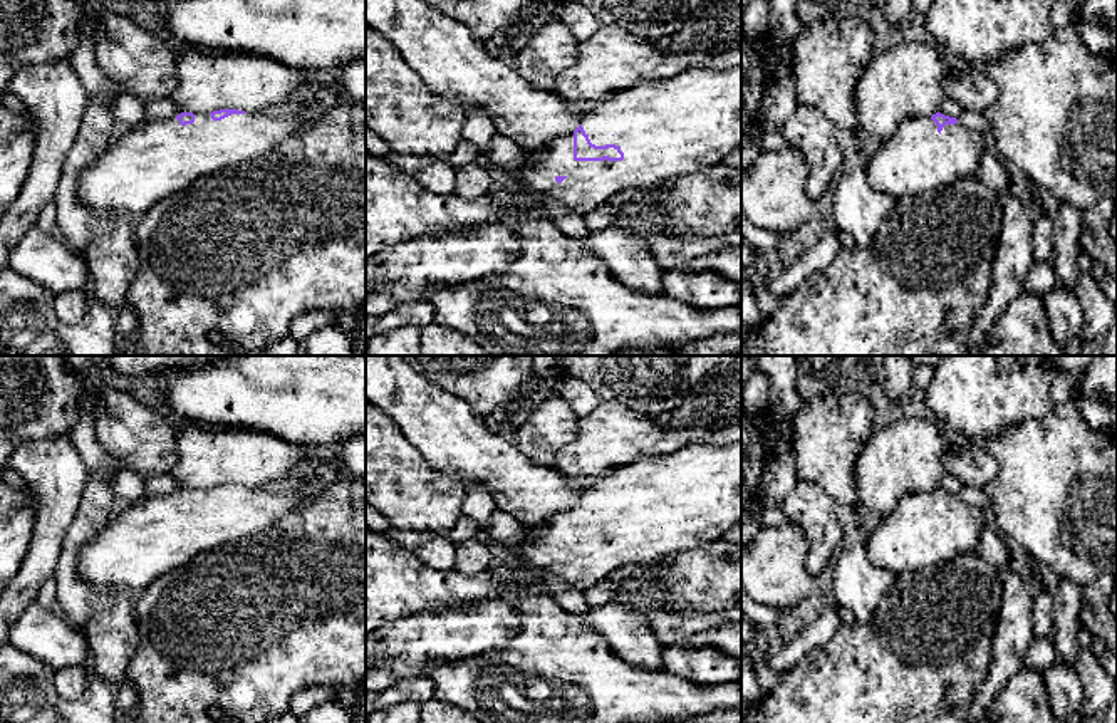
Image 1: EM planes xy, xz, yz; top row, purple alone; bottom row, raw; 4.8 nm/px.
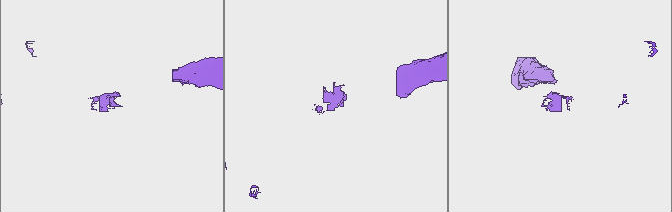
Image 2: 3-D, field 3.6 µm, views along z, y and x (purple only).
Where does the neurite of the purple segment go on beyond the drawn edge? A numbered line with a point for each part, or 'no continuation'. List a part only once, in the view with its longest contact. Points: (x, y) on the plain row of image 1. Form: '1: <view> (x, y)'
1: xz (670, 504)

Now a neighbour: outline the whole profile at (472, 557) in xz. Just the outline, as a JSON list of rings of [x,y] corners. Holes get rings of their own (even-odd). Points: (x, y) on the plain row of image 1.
[[[473,537],[456,545],[453,569],[471,577],[488,572],[496,565],[496,560],[498,554],[491,547],[481,544],[476,537]]]

